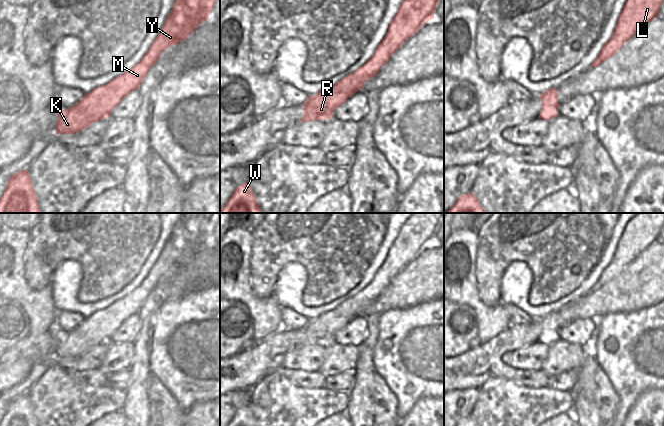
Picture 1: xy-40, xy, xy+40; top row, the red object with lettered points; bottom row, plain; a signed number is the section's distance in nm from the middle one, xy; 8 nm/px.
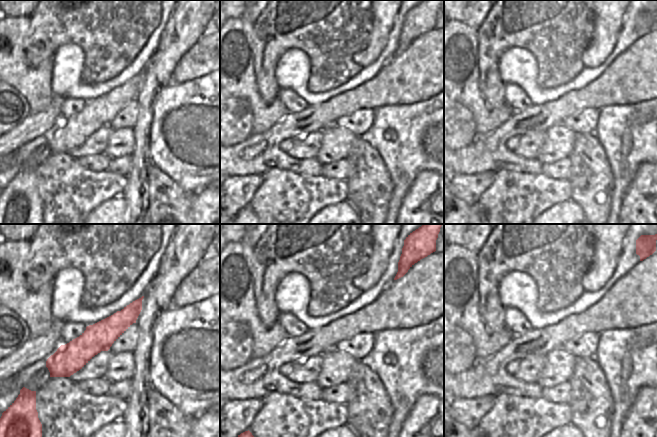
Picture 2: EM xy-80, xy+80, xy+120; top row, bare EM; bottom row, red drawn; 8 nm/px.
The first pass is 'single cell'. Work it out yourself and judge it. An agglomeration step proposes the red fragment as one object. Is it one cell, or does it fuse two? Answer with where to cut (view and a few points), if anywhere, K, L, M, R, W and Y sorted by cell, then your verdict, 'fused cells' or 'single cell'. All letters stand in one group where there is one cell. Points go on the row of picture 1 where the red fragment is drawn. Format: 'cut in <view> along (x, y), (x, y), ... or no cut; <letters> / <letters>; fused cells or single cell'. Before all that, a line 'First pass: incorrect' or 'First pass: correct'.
First pass: correct
no cut; K L M R W Y; single cell

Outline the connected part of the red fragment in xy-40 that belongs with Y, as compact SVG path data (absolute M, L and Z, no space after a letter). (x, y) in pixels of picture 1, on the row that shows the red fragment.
M176 0L172 11L166 19L160 33L152 43L144 57L127 72L117 76L107 84L99 86L91 92L84 94L84 97L75 105L58 112L56 123L56 134L73 134L79 132L93 122L103 118L110 118L110 113L118 106L120 101L133 90L138 90L139 85L146 77L148 71L154 66L160 55L169 47L188 38L212 13L216 0Z

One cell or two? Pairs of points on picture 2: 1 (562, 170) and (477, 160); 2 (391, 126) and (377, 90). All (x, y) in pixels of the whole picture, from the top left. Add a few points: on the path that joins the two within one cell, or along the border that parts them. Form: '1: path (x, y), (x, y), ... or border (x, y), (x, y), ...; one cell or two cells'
1: border (541, 165), (542, 172); two cells
2: border (406, 104), (385, 104), (375, 110); two cells

